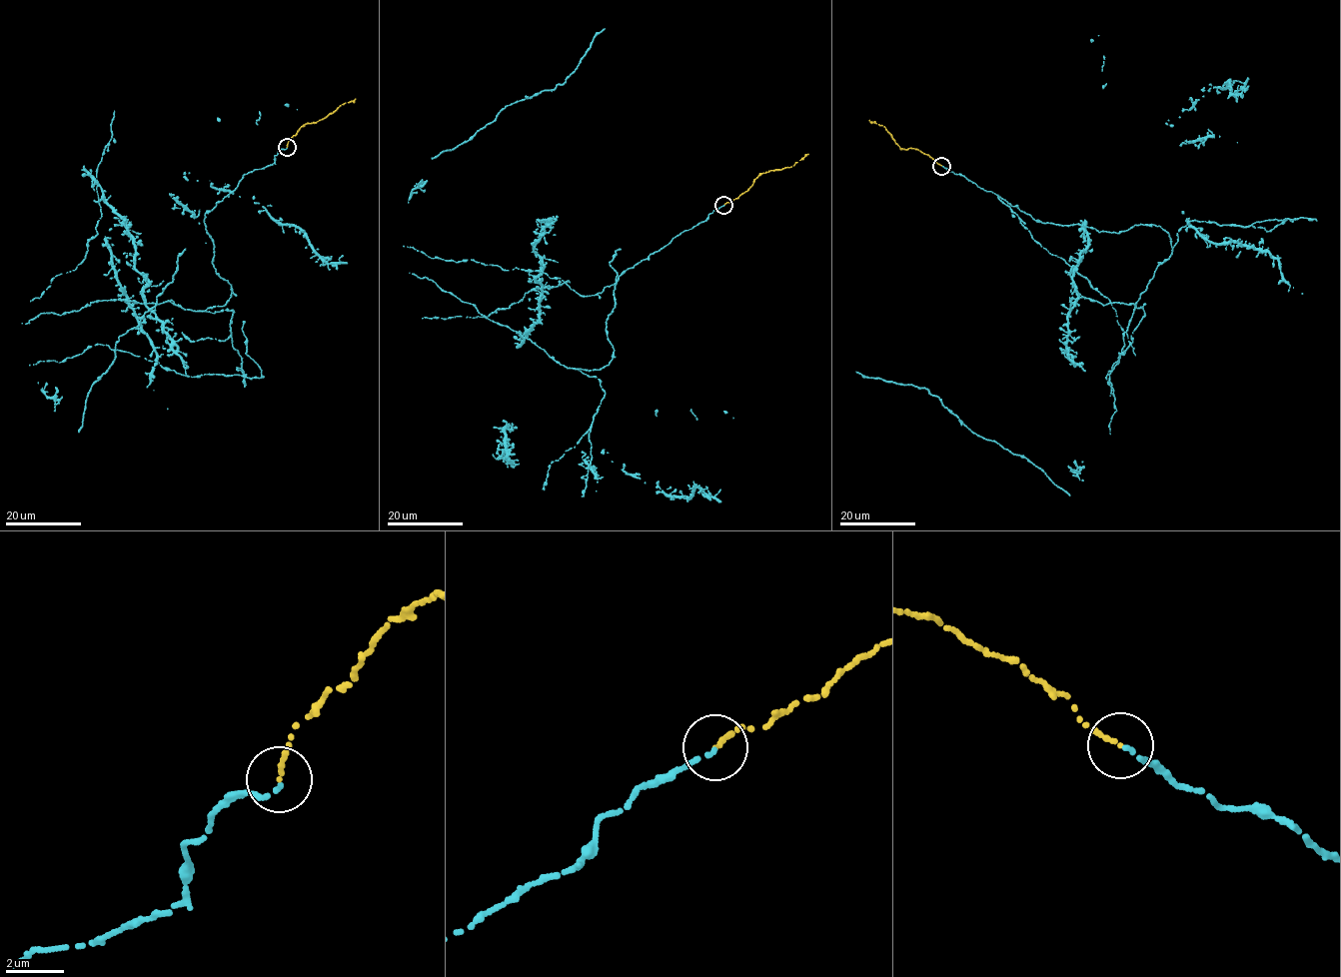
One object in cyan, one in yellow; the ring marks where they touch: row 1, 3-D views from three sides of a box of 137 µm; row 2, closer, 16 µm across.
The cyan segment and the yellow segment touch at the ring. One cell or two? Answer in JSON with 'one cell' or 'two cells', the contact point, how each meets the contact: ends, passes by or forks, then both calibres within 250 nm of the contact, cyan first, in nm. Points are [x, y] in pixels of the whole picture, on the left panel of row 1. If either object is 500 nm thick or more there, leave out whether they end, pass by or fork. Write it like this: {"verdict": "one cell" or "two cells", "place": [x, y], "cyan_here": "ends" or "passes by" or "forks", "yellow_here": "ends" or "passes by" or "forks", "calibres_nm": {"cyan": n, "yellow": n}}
{"verdict": "one cell", "place": [287, 147], "cyan_here": "ends", "yellow_here": "ends", "calibres_nm": {"cyan": 140, "yellow": 150}}

